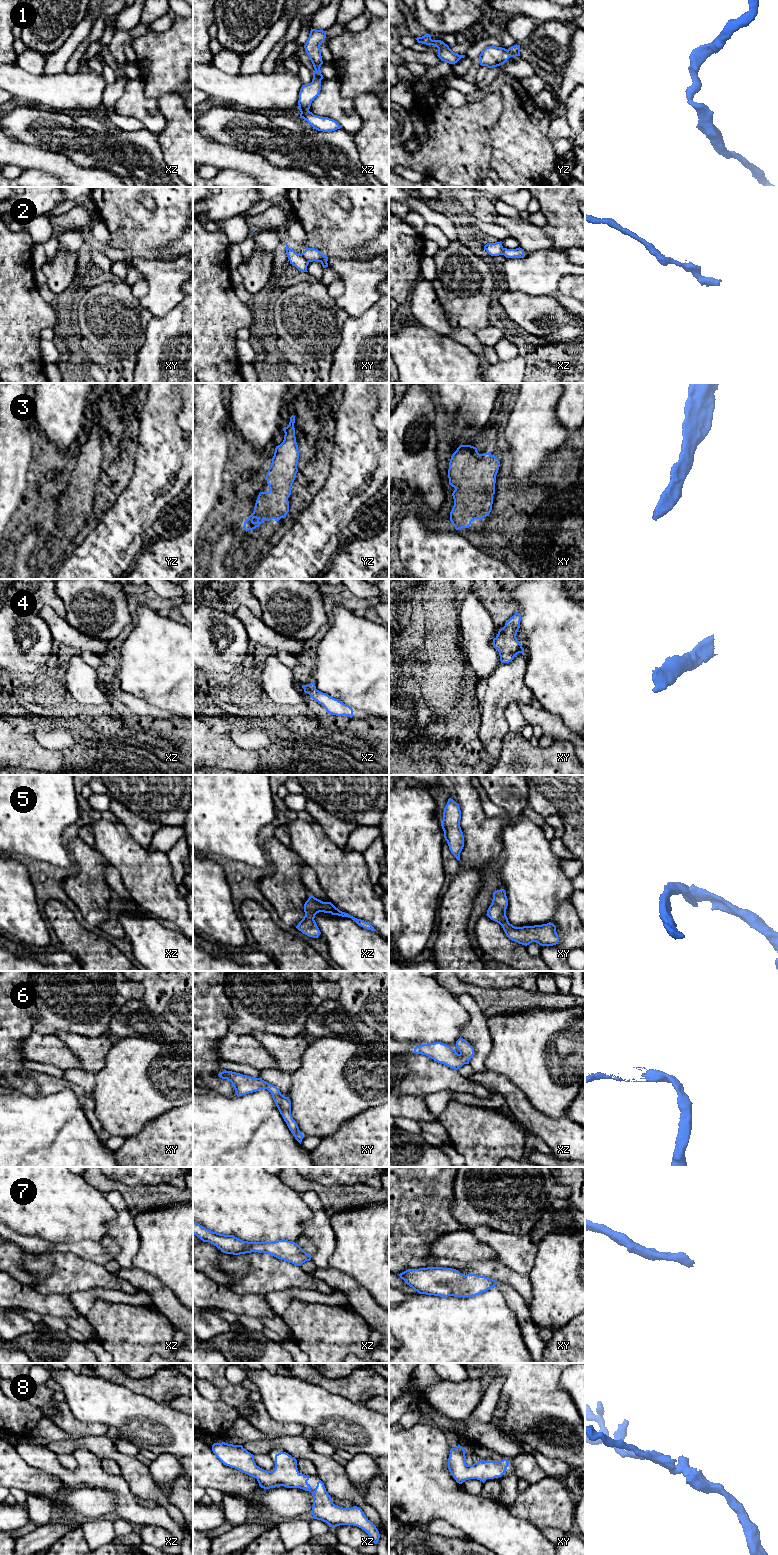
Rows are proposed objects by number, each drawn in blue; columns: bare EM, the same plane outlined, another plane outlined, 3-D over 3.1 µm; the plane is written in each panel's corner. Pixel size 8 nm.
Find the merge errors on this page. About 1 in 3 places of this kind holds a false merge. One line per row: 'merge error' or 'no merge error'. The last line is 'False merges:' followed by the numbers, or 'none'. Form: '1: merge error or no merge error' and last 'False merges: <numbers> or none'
1: no merge error
2: merge error
3: no merge error
4: no merge error
5: no merge error
6: no merge error
7: no merge error
8: no merge error
False merges: 2

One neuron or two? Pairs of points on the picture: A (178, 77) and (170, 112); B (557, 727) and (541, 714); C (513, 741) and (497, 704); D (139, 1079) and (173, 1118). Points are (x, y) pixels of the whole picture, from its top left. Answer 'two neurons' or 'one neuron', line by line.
A: two neurons
B: one neuron
C: two neurons
D: two neurons

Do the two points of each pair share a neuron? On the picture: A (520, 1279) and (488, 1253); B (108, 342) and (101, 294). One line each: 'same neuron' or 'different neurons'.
A: different neurons
B: same neuron

